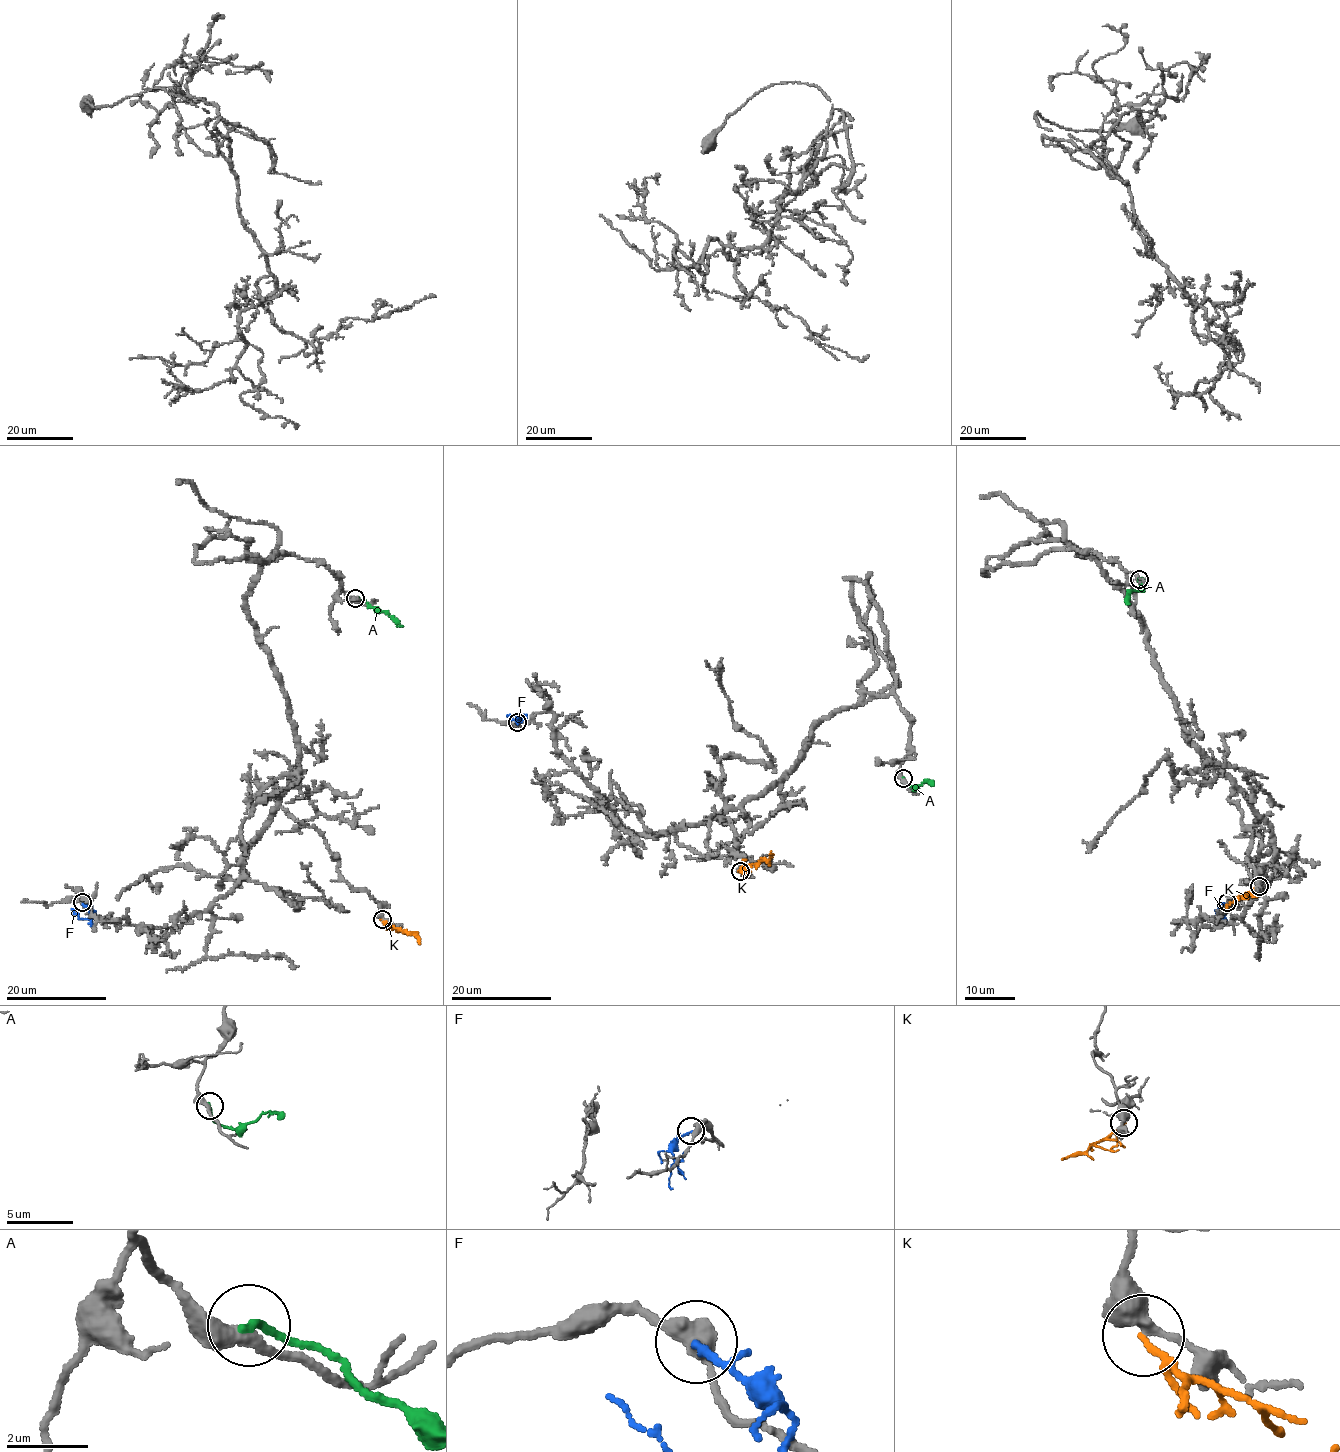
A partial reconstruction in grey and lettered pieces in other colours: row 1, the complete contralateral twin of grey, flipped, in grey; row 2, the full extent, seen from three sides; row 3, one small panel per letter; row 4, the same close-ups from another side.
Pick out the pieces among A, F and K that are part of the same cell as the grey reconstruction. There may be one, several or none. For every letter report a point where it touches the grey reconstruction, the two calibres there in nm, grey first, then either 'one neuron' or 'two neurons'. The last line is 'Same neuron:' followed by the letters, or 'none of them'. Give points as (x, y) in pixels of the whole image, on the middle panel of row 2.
A: (903, 778) | 340/200 nm | two neurons
F: (517, 722) | 440/170 nm | two neurons
K: (740, 871) | 360/150 nm | two neurons
Same neuron: none of them

